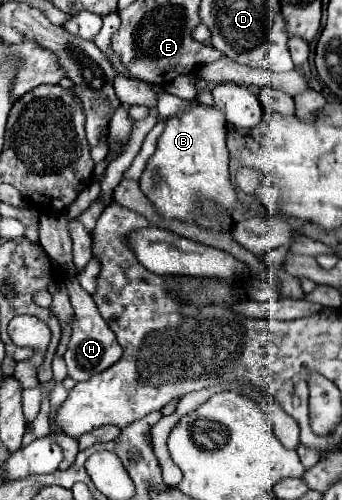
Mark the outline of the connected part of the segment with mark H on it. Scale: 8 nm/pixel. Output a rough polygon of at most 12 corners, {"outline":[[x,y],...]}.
{"outline":[[68,281],[76,311],[64,353],[68,377],[88,381],[122,347],[94,299]]}

